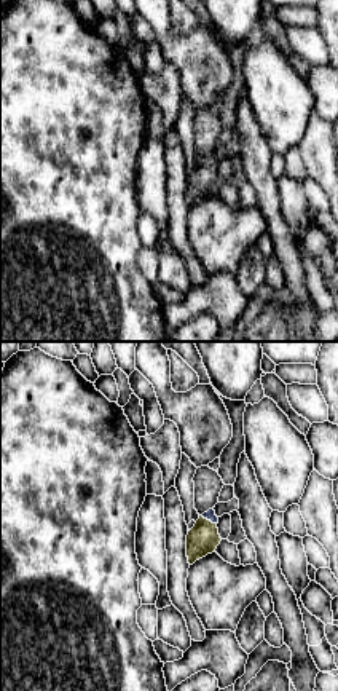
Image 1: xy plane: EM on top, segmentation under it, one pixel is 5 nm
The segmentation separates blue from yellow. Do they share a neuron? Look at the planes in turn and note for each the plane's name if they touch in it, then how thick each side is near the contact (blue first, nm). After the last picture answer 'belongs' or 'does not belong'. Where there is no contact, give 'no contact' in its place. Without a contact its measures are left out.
contact in xy; calibres 50 and 160 nm

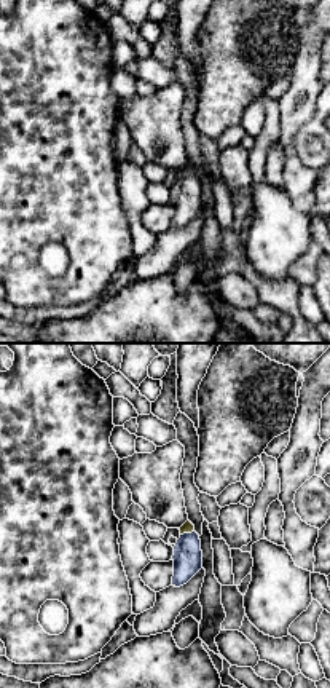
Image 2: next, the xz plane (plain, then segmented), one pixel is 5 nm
contact in xz; calibres 150 and 60 nm

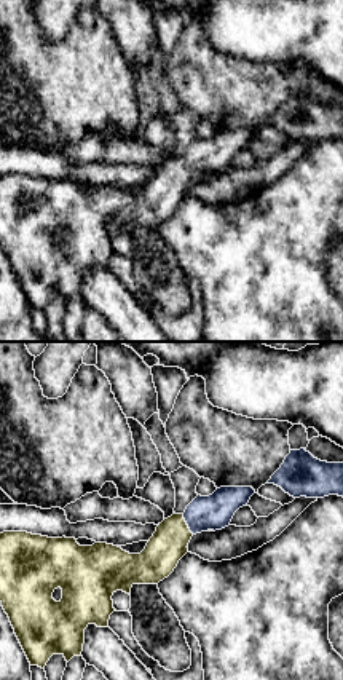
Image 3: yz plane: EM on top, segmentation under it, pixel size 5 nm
contact in yz; calibres 180 and 190 nm

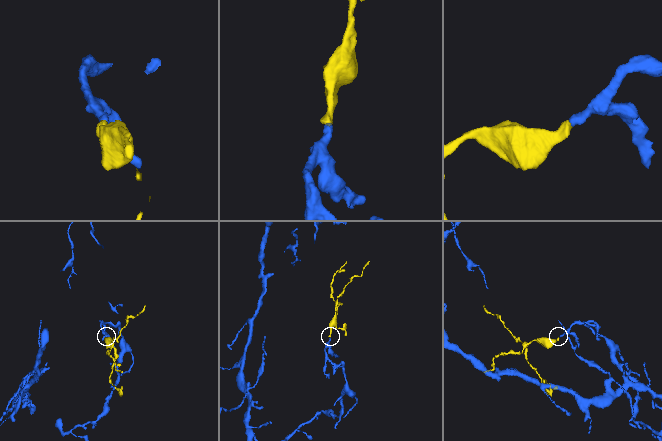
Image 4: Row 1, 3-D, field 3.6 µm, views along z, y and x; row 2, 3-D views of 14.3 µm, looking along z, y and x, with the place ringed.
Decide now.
belongs

